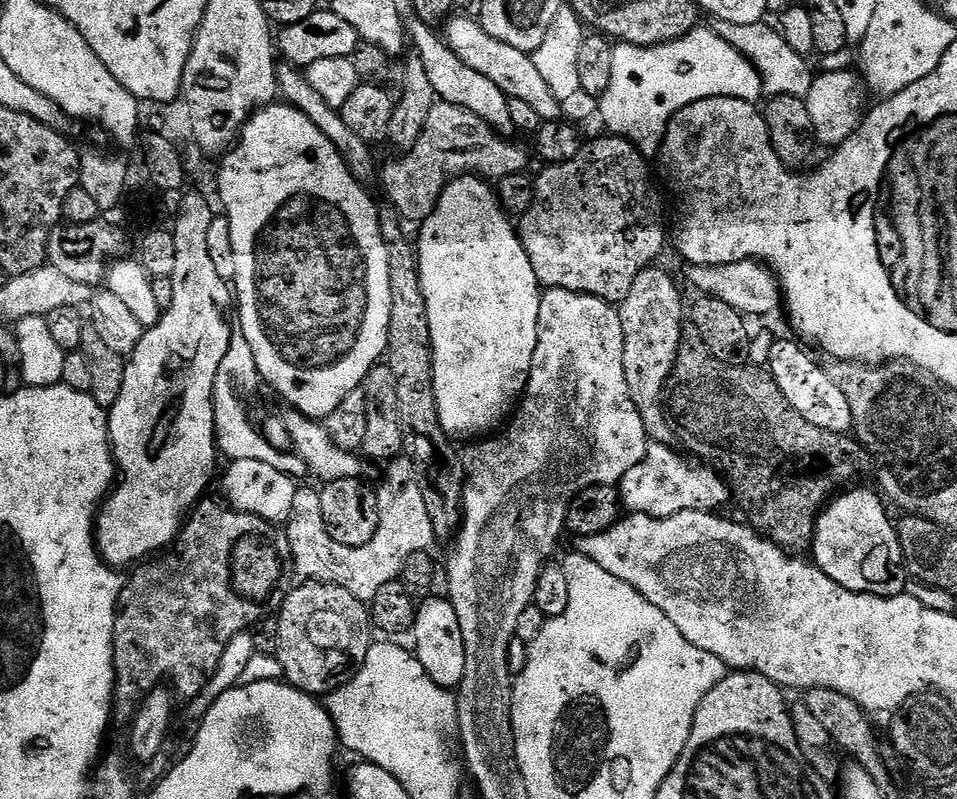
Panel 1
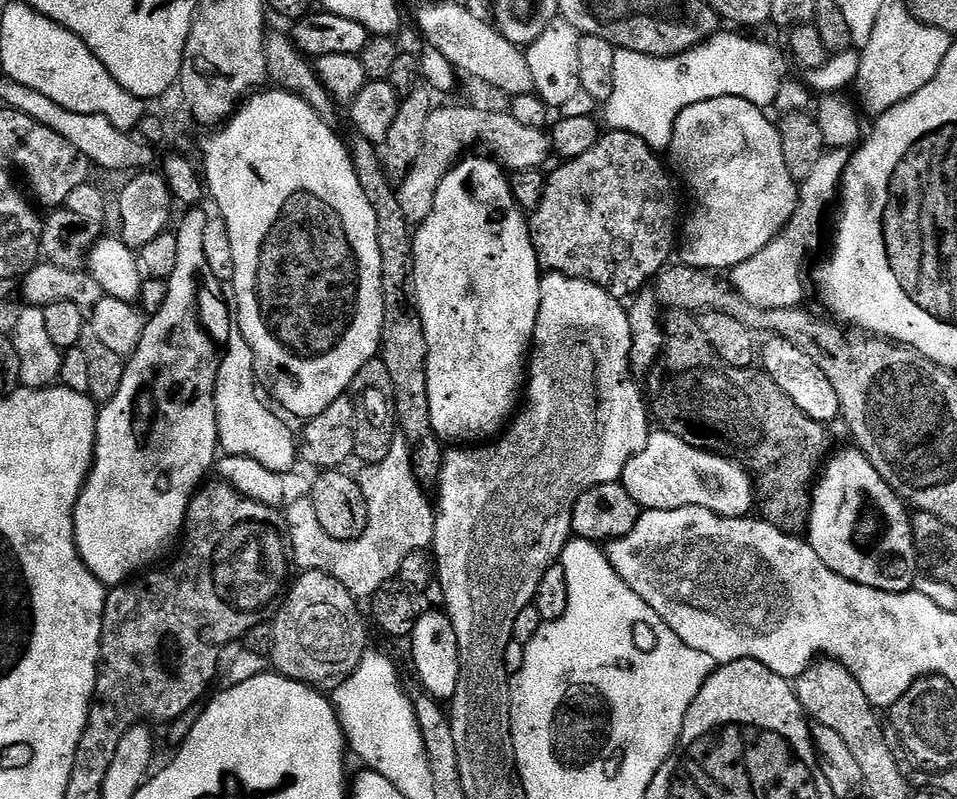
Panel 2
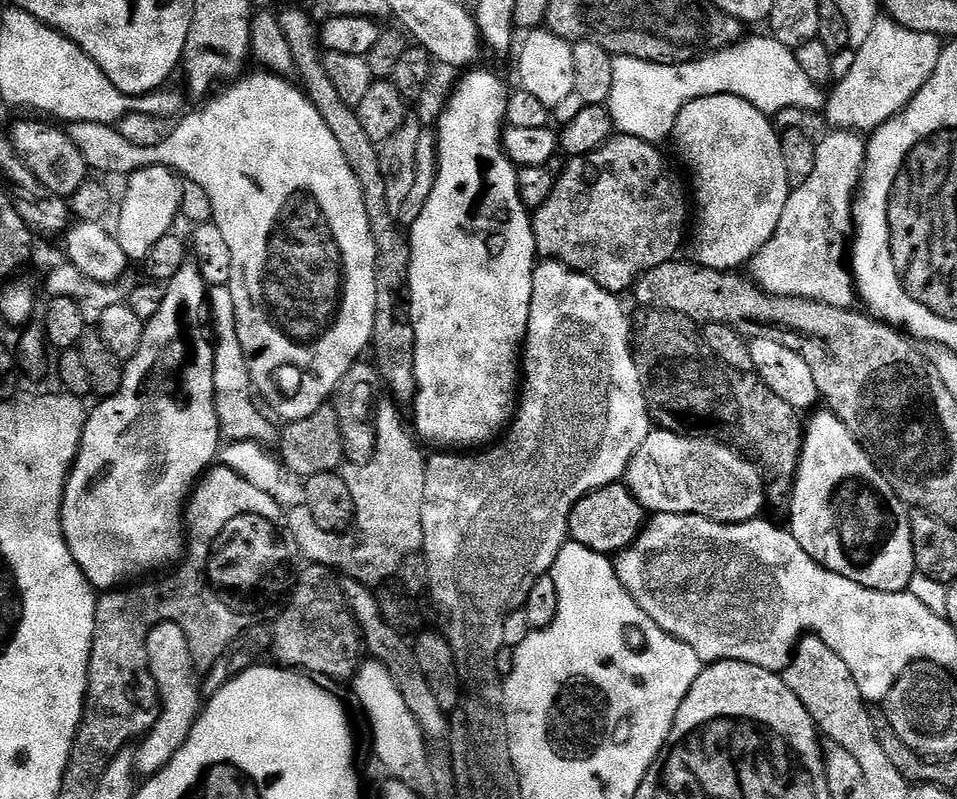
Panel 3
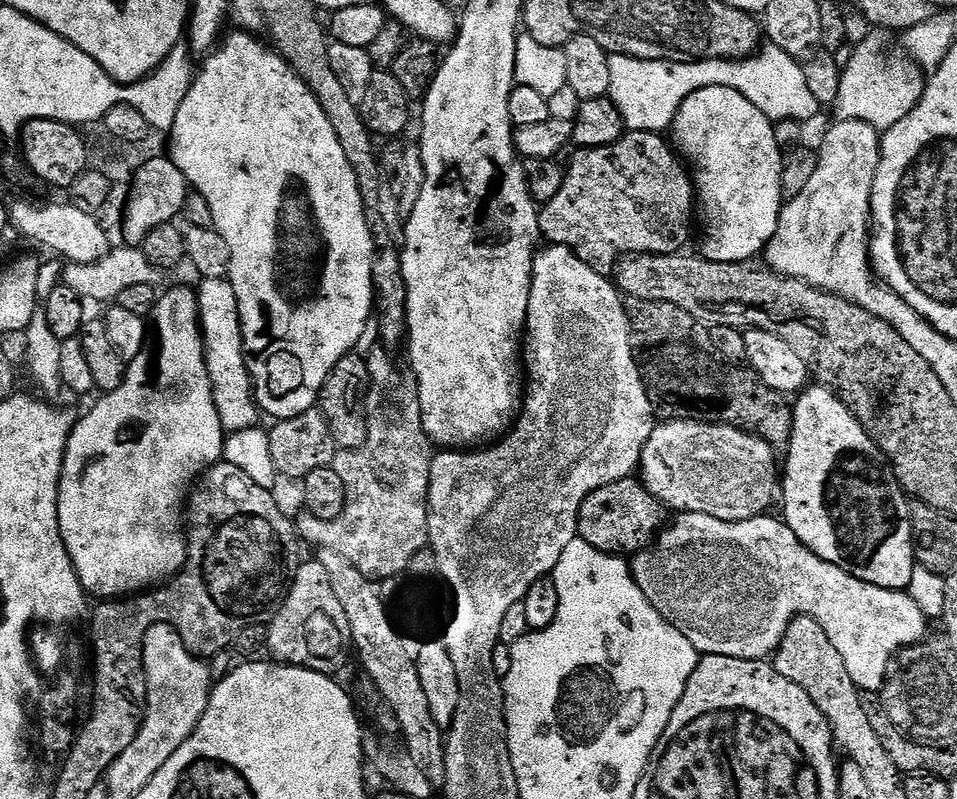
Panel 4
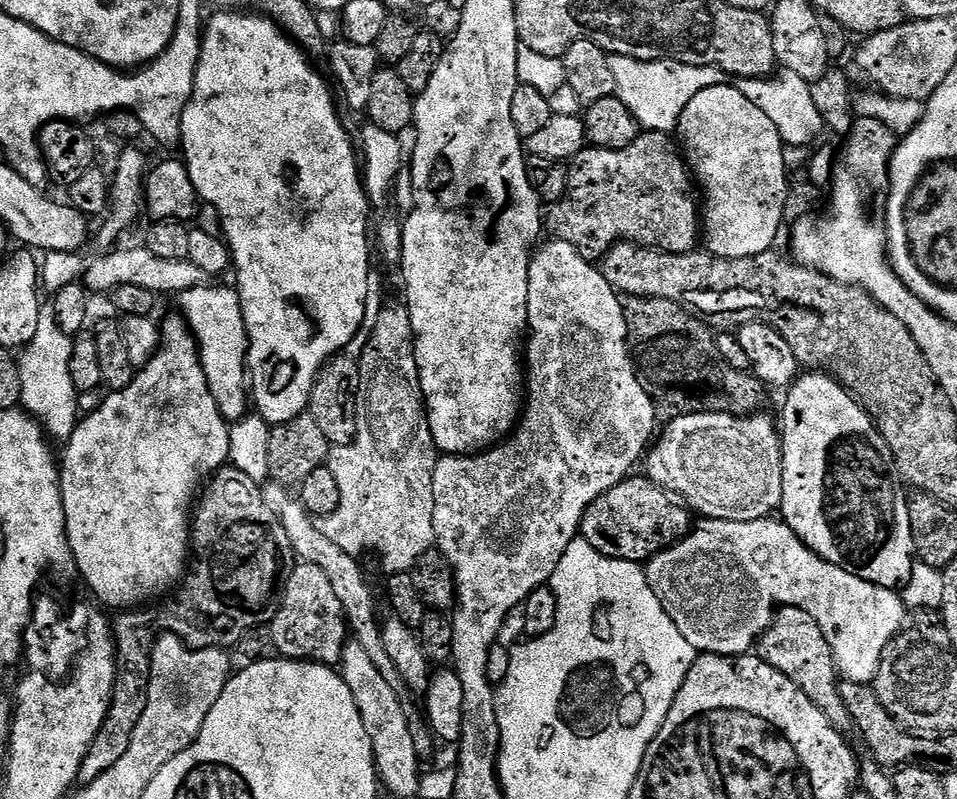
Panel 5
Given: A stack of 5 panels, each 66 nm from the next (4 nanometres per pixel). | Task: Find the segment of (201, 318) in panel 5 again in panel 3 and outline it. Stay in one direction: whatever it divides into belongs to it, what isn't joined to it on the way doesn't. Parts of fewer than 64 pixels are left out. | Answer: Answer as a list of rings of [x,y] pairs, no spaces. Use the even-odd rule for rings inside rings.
[[[225,286],[223,288],[211,289],[210,320],[213,325],[216,323],[216,336],[214,332],[214,347],[216,349],[216,361],[214,362],[214,390],[216,391],[216,413],[218,414],[221,433],[232,442],[237,440],[268,442],[268,439],[275,434],[276,428],[262,413],[260,413],[261,405],[254,395],[250,370],[248,369],[248,359],[242,350],[242,342],[238,342],[238,322],[236,321],[236,307],[234,306],[234,294],[232,293],[231,287]]]

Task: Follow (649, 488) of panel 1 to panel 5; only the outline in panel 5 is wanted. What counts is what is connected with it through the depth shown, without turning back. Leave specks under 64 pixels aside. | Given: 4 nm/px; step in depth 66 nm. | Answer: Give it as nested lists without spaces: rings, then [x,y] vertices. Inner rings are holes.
[[[695,412],[689,416],[677,416],[675,420],[667,425],[668,433],[655,441],[654,447],[647,453],[648,469],[646,475],[649,480],[671,492],[679,498],[693,513],[709,520],[729,520],[730,522],[754,522],[755,520],[767,520],[779,509],[782,502],[782,466],[784,465],[784,445],[781,433],[772,425],[772,420],[765,414],[753,414],[747,416],[732,416],[728,412]]]

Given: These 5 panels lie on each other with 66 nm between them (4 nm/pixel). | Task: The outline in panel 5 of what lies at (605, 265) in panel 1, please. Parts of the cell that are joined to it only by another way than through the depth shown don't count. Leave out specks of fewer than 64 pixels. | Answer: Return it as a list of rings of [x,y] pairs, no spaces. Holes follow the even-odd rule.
[[[641,131],[639,138],[637,138],[637,140],[635,140],[630,146],[626,146],[625,148],[598,148],[595,146],[585,147],[584,151],[580,153],[578,159],[575,161],[568,192],[560,199],[560,203],[555,205],[553,212],[556,213],[552,216],[553,222],[556,223],[555,235],[559,237],[559,239],[570,242],[570,246],[577,248],[587,260],[591,260],[593,262],[603,261],[604,255],[606,255],[606,253],[608,253],[615,244],[621,242],[627,242],[629,244],[635,244],[645,248],[659,248],[662,252],[693,251],[693,249],[697,247],[698,241],[702,236],[702,212],[698,207],[697,193],[696,196],[692,193],[692,184],[694,188],[693,173],[690,171],[685,157],[678,151],[677,141],[667,132]]]

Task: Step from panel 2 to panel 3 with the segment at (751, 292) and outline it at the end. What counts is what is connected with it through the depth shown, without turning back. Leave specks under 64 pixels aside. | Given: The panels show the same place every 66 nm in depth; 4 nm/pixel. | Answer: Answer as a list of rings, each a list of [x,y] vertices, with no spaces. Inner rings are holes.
[[[832,130],[823,141],[822,139],[816,146],[816,161],[814,162],[814,170],[810,174],[810,178],[806,178],[806,182],[802,182],[802,186],[792,188],[788,193],[788,200],[784,204],[782,210],[782,218],[778,218],[778,226],[774,230],[774,234],[760,248],[760,251],[753,254],[750,261],[751,279],[755,280],[769,296],[801,296],[807,300],[821,300],[823,304],[830,306],[838,306],[839,308],[852,308],[852,292],[854,294],[854,277],[846,267],[846,253],[850,248],[850,237],[854,232],[854,193],[860,187],[860,175],[864,172],[864,160],[868,157],[868,145],[865,137],[859,131]]]

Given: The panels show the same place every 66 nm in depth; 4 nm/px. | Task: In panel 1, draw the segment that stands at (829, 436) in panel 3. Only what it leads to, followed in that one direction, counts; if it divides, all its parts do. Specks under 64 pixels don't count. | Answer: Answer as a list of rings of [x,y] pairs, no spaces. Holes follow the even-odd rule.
[[[856,487],[841,491],[817,516],[816,535],[810,545],[810,552],[816,555],[814,563],[830,579],[838,582],[838,586],[851,592],[899,596],[910,584],[910,577],[904,566],[896,524],[888,517],[879,491]]]

